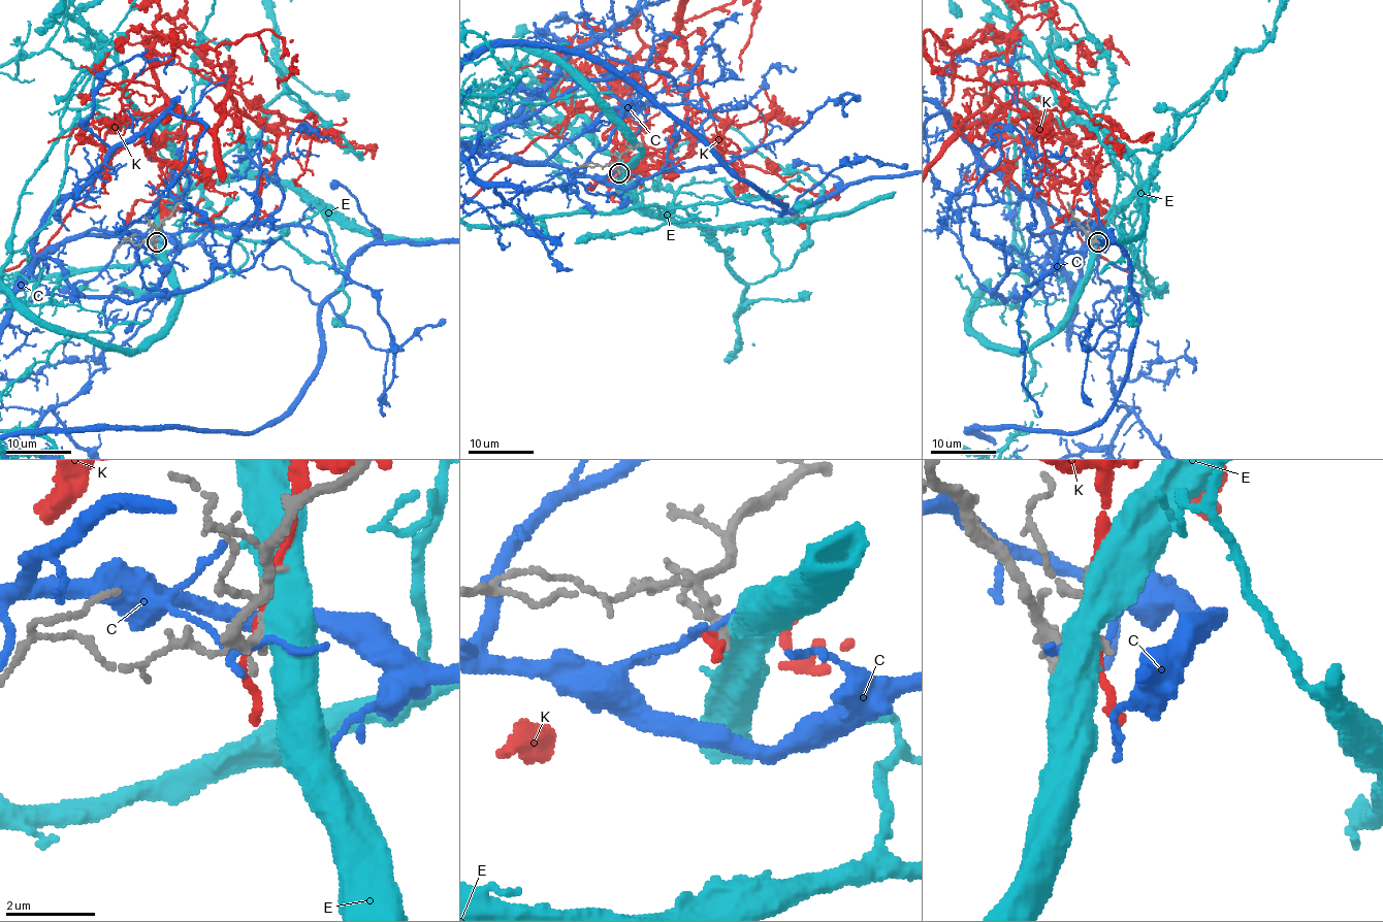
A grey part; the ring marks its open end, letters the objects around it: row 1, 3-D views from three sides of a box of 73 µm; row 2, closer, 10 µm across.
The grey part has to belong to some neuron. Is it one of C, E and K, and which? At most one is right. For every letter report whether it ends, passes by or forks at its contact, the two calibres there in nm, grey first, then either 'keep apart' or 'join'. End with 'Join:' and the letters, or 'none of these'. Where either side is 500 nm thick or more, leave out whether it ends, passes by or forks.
C: it forks; calibres 180 and 90 nm; keep apart
E: calibres 160 and 550 nm; keep apart
K: it passes by; calibres 160 and 140 nm; keep apart
Join: none of these

